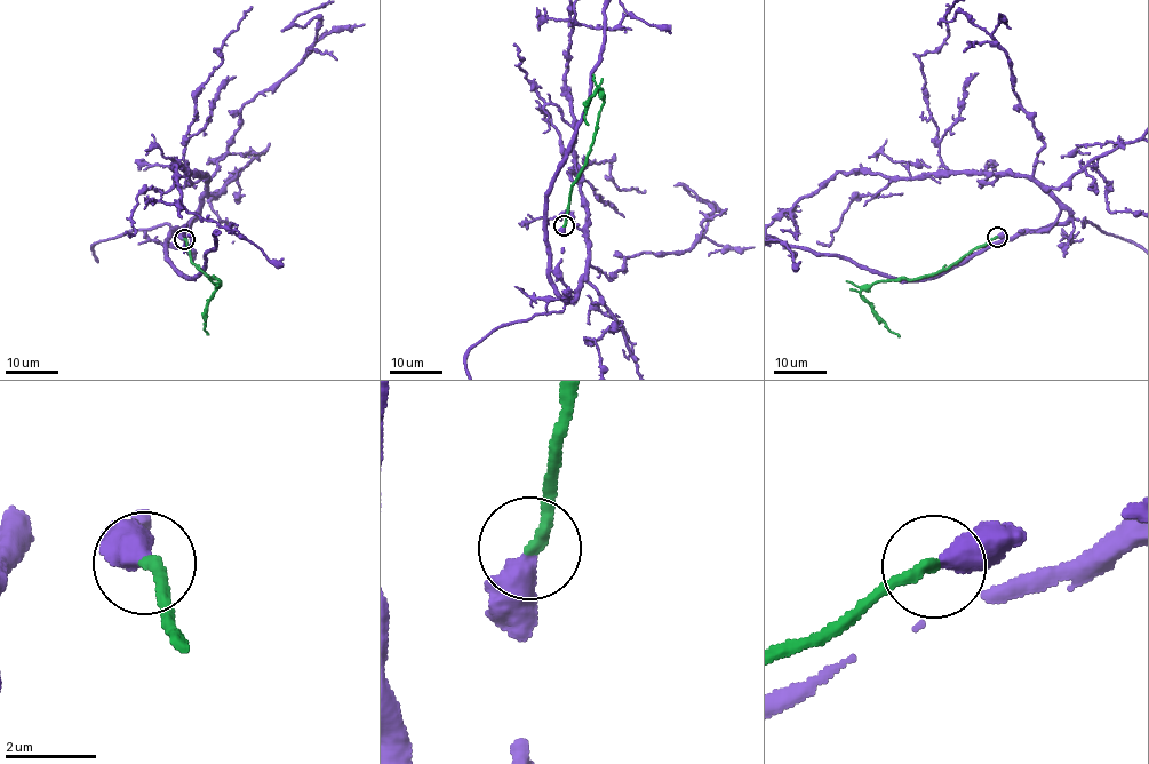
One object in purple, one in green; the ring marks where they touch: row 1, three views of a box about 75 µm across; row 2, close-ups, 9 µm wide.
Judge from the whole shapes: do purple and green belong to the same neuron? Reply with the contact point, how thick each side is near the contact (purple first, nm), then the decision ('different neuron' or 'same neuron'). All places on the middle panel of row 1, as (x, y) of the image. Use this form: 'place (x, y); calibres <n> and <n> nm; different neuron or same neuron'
place (564, 225); calibres 500 and 260 nm; same neuron

